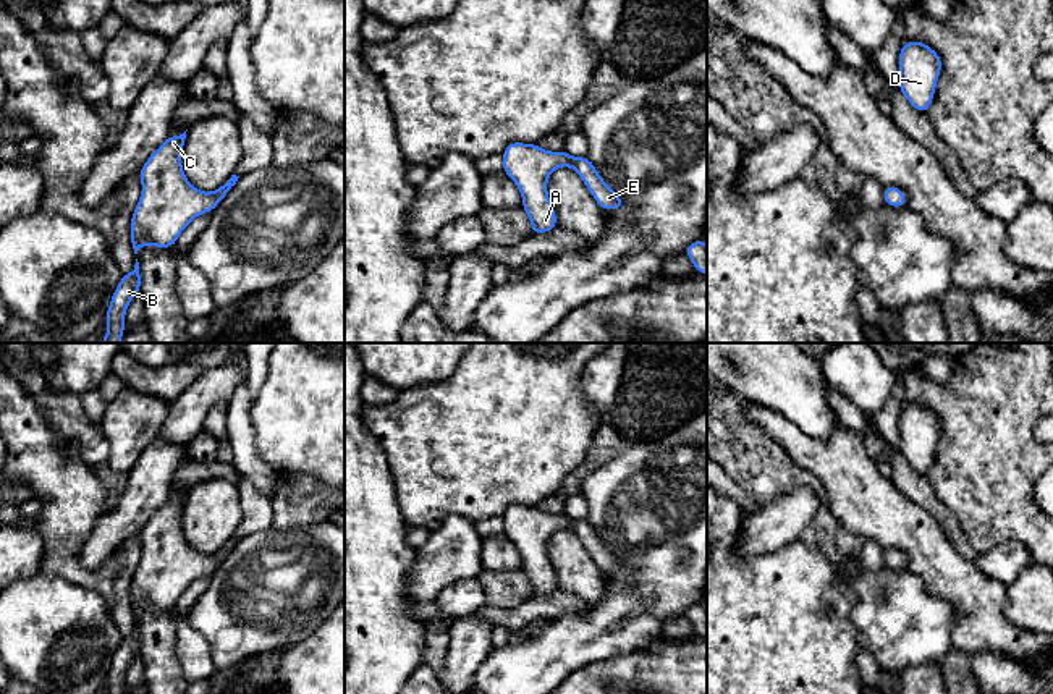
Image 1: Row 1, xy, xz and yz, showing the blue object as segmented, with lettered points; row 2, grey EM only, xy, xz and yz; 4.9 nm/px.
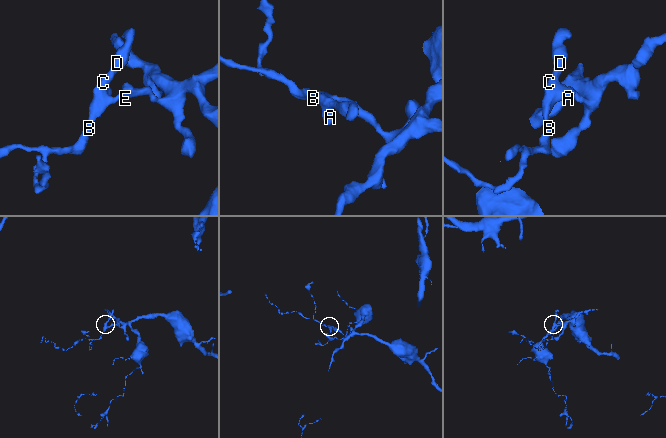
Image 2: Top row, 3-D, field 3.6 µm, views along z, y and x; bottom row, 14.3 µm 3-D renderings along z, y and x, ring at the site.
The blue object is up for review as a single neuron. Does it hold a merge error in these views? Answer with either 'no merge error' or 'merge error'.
no merge error

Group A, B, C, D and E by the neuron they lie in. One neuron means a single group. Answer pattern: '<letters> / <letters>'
A B C D E

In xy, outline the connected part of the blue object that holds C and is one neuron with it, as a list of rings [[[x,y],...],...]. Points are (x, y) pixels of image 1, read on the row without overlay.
[[[186,493],[168,498],[139,532],[142,555],[129,589],[134,616],[146,607],[173,610],[189,584],[212,574],[239,540],[231,537],[212,555],[196,552],[181,529],[184,501]]]

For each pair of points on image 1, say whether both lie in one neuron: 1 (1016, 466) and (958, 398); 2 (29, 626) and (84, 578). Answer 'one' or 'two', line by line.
1: one
2: two

